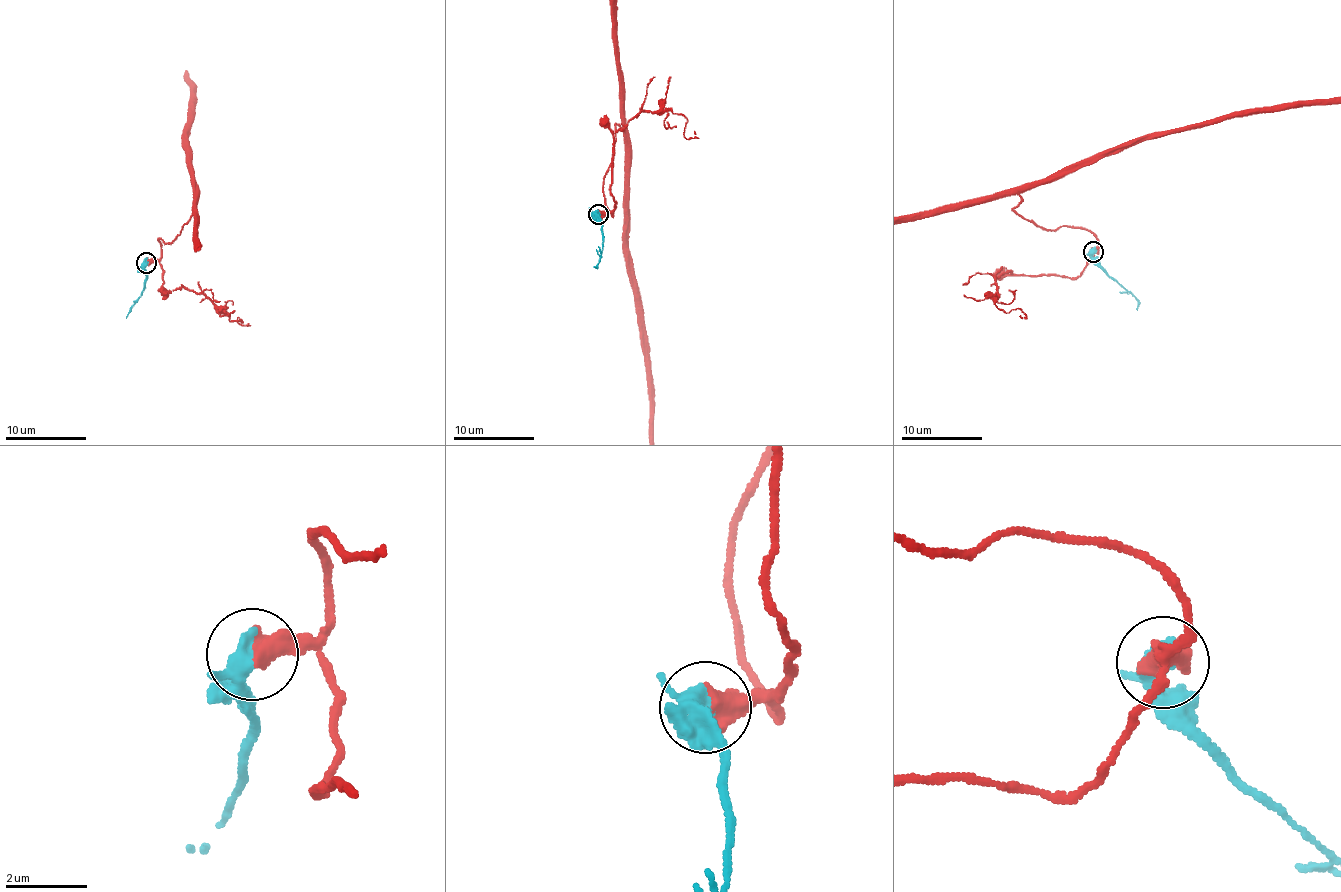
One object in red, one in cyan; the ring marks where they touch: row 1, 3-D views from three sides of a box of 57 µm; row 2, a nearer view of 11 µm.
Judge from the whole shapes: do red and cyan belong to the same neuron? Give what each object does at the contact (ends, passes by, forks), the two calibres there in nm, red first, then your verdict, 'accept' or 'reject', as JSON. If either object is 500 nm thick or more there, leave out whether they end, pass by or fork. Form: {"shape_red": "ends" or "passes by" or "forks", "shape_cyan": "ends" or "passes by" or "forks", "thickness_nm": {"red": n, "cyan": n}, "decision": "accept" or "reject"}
{"thickness_nm": {"red": 650, "cyan": 400}, "decision": "accept"}

